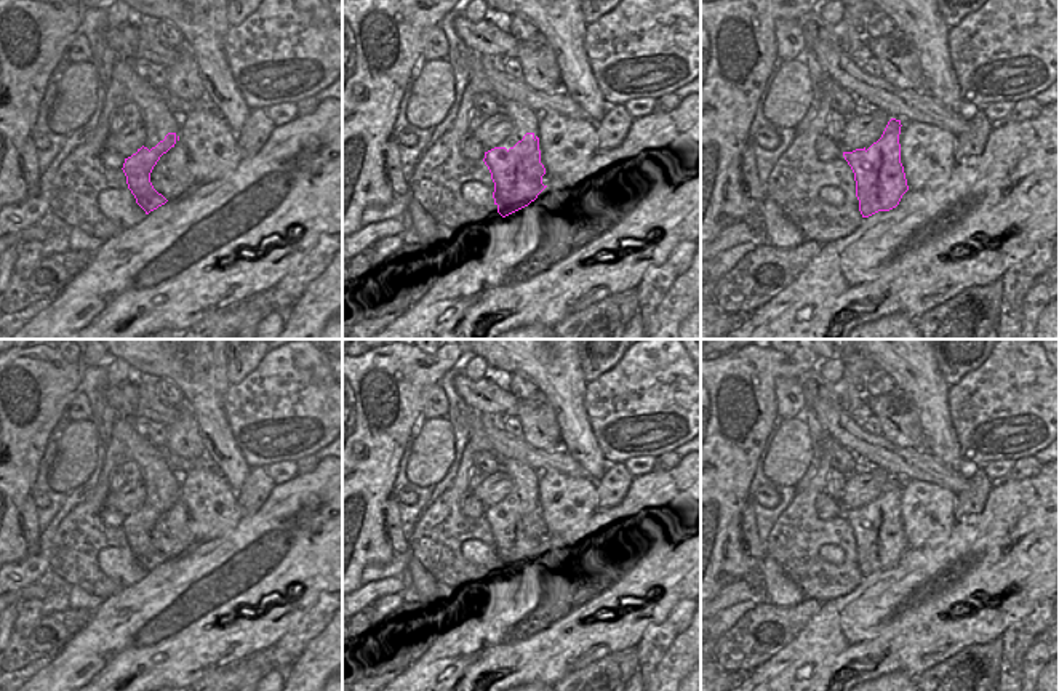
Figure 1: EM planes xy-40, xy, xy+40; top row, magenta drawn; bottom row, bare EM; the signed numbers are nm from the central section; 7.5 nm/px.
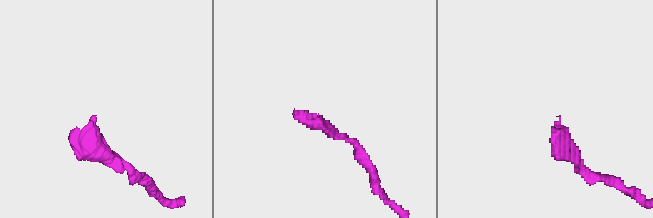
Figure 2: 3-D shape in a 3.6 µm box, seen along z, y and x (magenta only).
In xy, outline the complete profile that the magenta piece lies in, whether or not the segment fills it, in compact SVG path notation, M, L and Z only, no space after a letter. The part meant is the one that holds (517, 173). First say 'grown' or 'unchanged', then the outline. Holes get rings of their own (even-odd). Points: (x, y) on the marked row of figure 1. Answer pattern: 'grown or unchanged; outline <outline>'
grown; outline M470 75L453 126L419 158L408 187L411 202L422 208L432 229L454 243L486 234L547 187L542 184L539 120L536 112L515 101L499 101L501 114L512 122L510 134L480 162L461 157L477 94L491 94L491 86ZM466 184L482 186L494 198L498 211L469 211L459 195Z

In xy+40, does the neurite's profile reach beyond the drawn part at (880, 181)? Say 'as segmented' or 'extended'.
extended

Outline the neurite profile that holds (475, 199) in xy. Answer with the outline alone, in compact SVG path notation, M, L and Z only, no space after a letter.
M466 184L459 192L466 208L474 213L498 213L493 195L478 184Z

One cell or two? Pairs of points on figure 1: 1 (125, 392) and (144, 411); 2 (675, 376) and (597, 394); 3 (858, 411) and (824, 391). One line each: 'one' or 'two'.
1: one
2: one
3: one

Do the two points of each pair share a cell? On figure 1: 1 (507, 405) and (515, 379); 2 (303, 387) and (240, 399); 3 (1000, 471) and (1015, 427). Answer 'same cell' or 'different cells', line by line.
1: different cells
2: same cell
3: different cells

